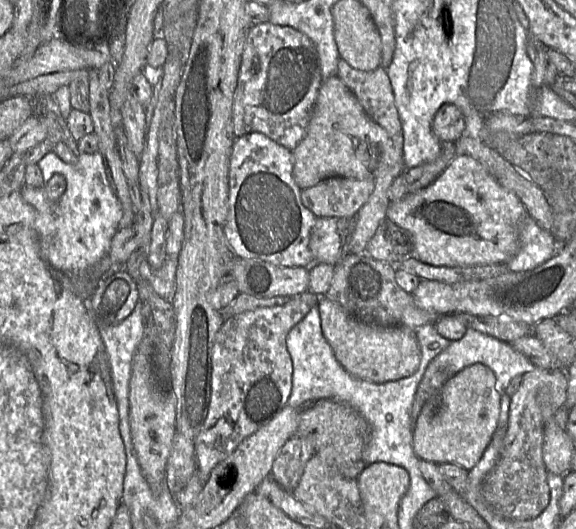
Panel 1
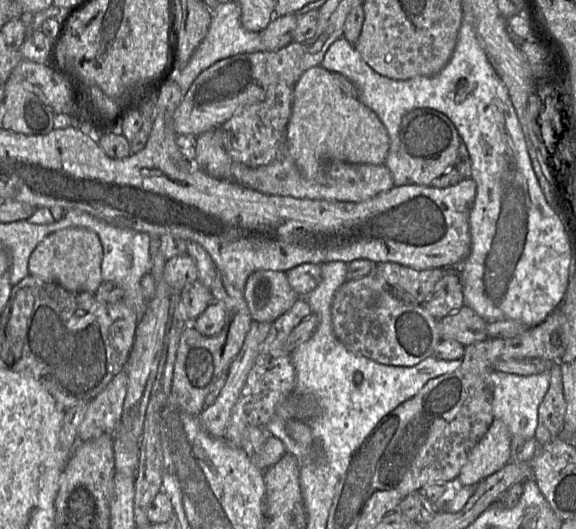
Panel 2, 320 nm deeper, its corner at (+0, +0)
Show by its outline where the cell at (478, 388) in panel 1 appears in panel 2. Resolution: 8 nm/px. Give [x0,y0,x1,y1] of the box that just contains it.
[456,419,512,486]

